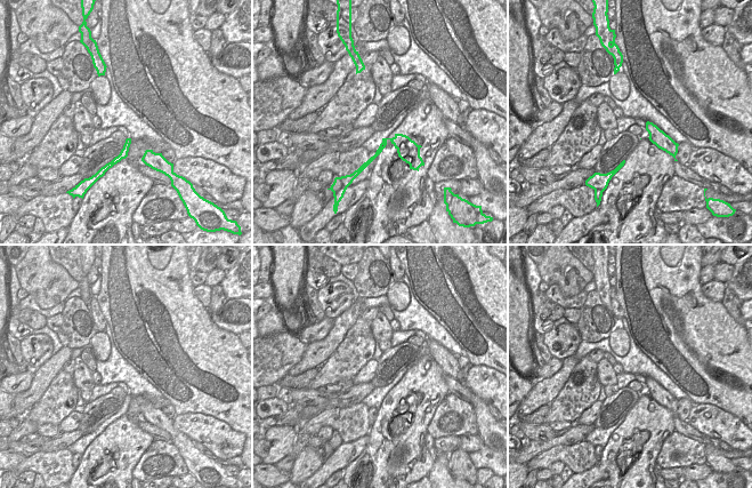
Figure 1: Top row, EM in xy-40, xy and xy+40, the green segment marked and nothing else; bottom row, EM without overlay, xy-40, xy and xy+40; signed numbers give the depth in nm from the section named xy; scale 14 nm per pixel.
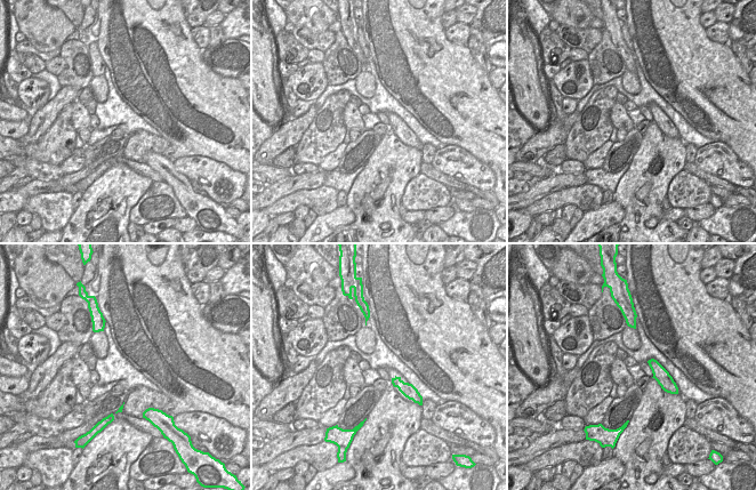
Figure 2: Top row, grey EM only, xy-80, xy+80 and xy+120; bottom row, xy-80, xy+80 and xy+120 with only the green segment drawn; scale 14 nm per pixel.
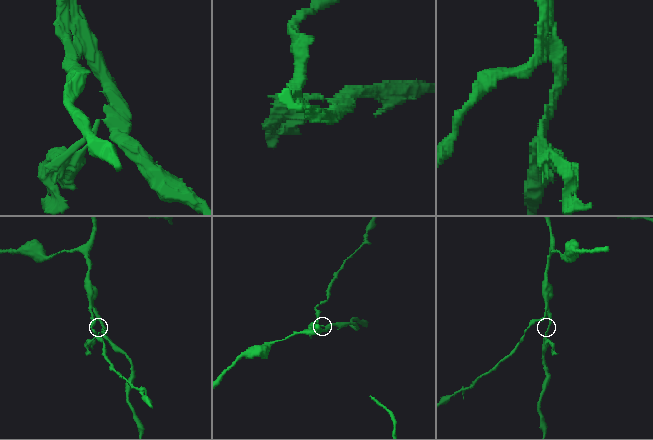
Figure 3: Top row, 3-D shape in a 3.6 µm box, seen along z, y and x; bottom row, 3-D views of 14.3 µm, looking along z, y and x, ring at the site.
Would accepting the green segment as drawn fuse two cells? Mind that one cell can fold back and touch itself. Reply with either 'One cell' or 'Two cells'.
One cell.

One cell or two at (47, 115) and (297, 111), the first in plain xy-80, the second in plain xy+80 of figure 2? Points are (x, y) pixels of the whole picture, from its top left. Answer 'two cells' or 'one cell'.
two cells

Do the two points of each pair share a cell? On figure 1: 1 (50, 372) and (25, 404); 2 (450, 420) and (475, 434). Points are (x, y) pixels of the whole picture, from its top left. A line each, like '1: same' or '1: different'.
1: same
2: same

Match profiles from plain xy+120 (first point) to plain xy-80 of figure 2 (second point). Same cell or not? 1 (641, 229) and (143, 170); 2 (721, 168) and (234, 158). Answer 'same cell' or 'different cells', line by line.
1: different cells
2: different cells

